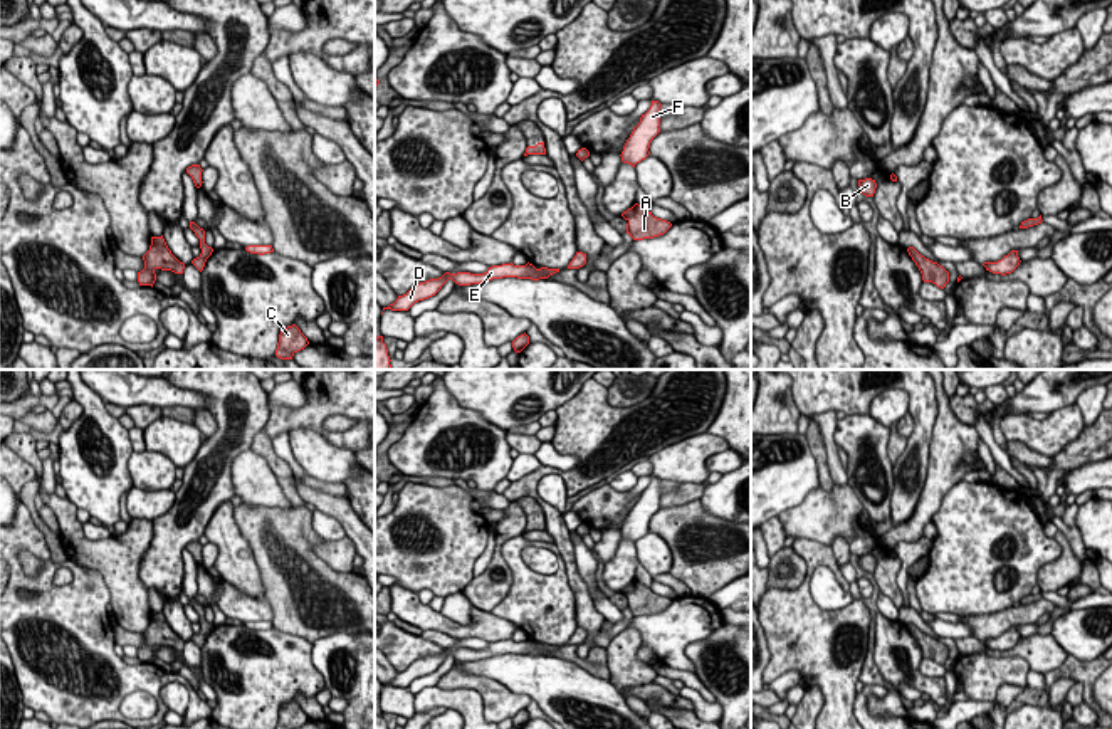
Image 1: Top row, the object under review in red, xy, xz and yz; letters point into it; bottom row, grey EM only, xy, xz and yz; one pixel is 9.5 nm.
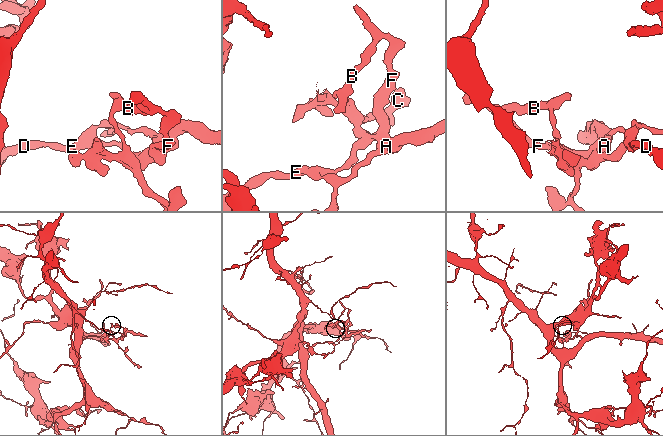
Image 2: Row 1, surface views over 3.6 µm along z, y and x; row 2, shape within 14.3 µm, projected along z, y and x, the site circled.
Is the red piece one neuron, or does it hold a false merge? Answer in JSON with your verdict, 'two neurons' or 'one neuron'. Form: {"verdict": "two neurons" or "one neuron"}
{"verdict": "one neuron"}

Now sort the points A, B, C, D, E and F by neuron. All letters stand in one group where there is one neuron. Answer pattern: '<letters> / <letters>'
A B C D E F

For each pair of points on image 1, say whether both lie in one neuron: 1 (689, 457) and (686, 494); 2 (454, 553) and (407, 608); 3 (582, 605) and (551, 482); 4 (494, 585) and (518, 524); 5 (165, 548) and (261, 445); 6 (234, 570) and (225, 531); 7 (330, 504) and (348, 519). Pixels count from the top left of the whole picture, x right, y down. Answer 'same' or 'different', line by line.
1: same
2: different
3: different
4: same
5: different
6: same
7: same

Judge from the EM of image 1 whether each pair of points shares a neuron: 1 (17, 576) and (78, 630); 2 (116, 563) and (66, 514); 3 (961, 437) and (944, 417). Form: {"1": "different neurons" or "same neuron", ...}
{"1": "same neuron", "2": "same neuron", "3": "same neuron"}

